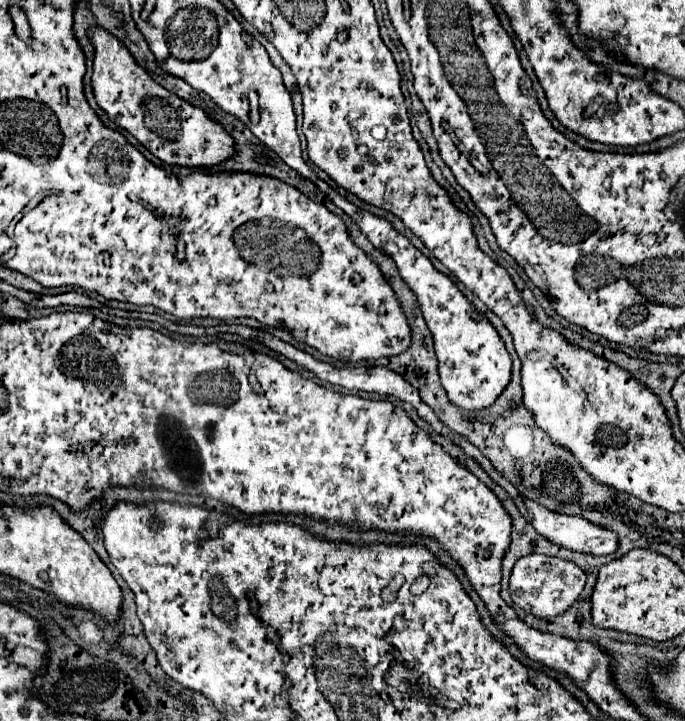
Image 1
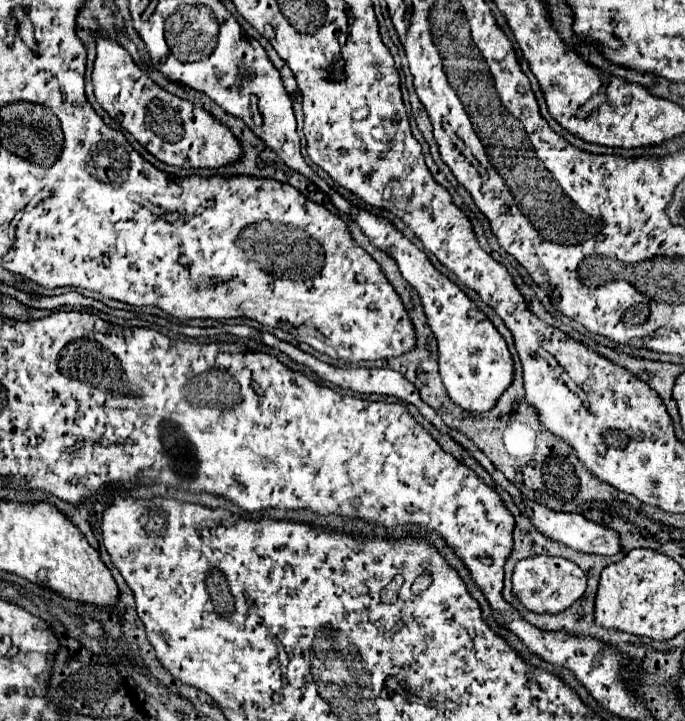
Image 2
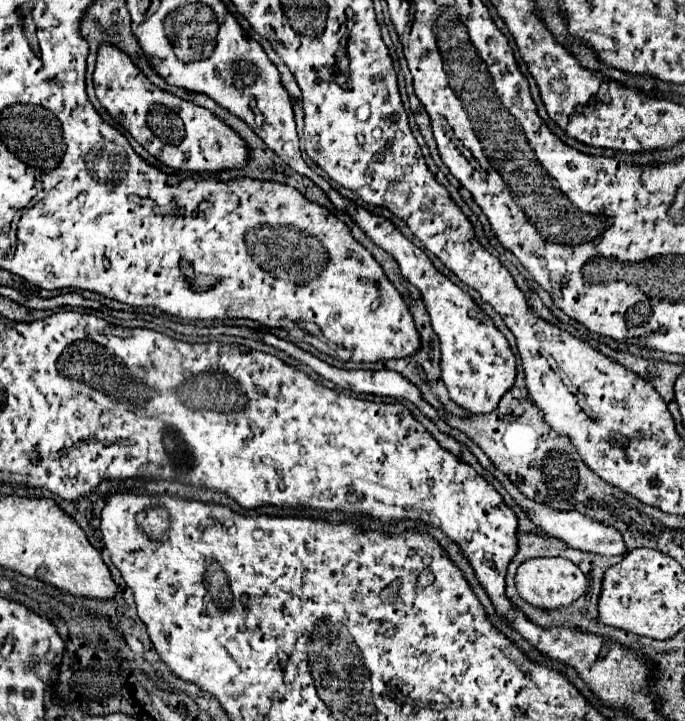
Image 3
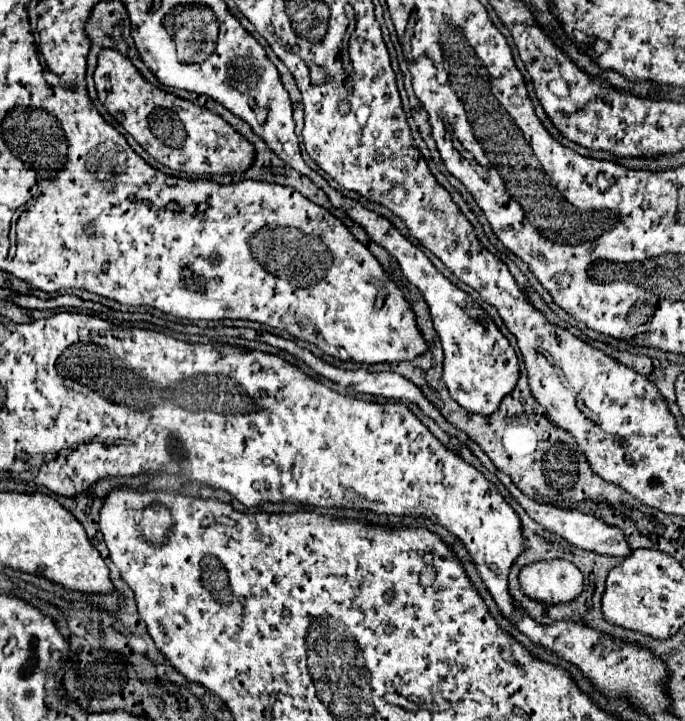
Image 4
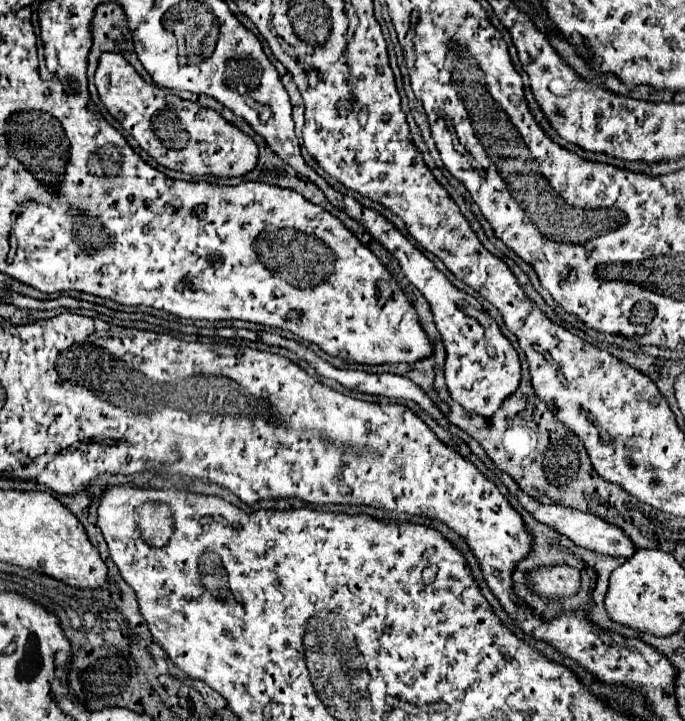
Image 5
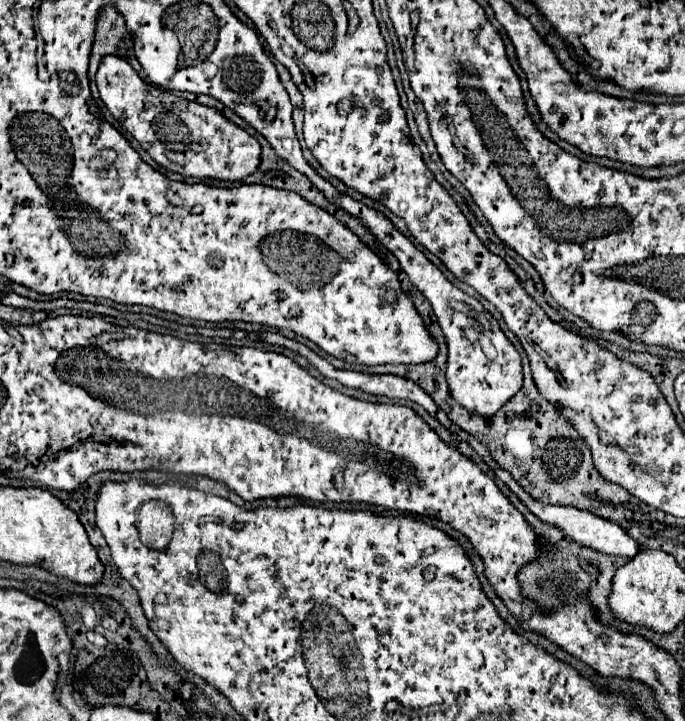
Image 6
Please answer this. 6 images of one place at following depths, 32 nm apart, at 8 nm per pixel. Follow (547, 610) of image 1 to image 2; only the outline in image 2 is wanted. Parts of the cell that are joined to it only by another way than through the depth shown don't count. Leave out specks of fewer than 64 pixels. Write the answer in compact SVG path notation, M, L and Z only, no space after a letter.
M530 556L526 560L520 560L512 574L512 594L526 610L536 614L558 614L570 608L584 594L584 588L586 588L584 572L574 562L564 558Z

